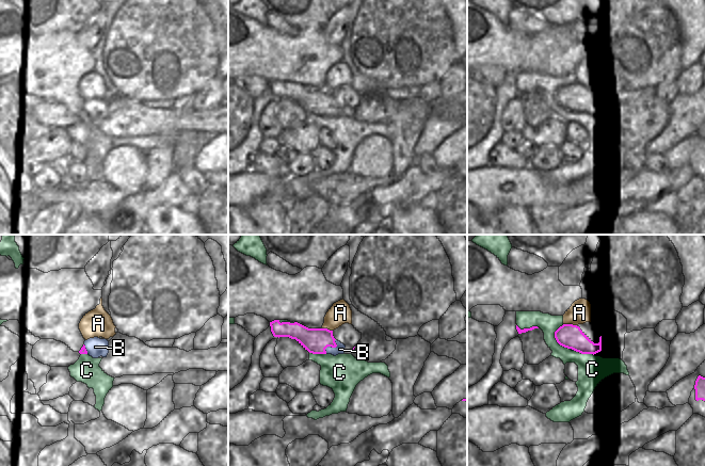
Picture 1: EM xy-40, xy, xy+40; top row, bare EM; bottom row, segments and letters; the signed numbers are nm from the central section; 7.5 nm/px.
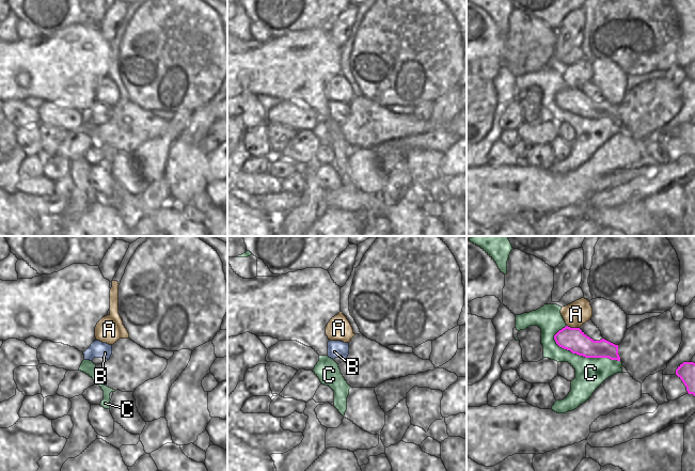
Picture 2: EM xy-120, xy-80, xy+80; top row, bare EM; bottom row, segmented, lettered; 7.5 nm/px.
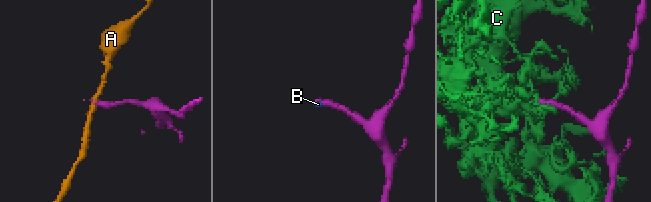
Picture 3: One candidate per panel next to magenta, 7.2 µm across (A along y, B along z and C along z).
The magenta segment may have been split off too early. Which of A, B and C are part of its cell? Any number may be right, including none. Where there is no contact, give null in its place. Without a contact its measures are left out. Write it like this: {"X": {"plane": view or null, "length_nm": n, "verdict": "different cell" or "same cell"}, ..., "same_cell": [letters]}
{"A": {"plane": "xy+40", "length_nm": 110, "verdict": "different cell"}, "B": {"plane": "xy", "length_nm": 130, "verdict": "different cell"}, "C": {"plane": "xy+40", "length_nm": 200, "verdict": "different cell"}, "same_cell": []}

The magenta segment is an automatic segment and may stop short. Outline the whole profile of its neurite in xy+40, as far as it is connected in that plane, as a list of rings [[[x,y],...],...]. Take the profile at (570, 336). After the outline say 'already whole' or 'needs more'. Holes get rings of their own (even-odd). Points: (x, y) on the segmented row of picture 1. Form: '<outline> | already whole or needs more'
[[[563,324],[555,332],[555,338],[557,342],[567,349],[572,349],[581,354],[596,354],[602,351],[602,336],[599,337],[599,342],[594,343],[577,325]]] | already whole

